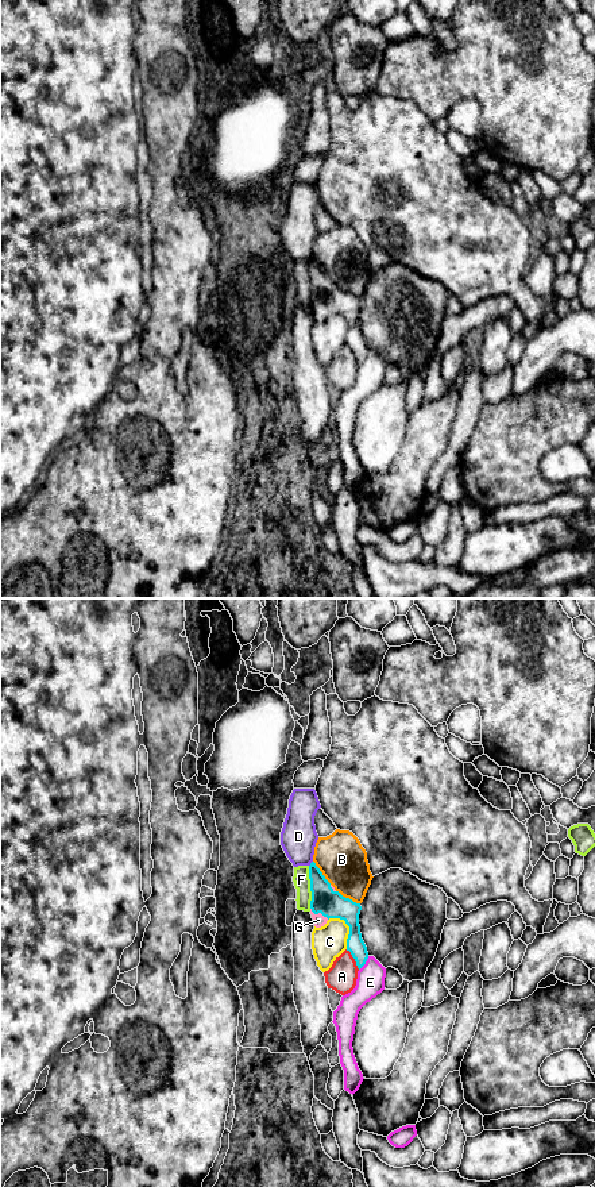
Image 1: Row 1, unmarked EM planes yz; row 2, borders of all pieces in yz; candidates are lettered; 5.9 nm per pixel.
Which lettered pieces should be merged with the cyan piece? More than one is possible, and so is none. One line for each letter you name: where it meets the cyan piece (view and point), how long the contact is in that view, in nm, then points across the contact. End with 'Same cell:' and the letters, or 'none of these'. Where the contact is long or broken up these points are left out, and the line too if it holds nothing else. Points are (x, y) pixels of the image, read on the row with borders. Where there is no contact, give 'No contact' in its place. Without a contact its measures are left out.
G: Touches cyan at yz (319, 912). Shared border 130 nm
Same cell: G

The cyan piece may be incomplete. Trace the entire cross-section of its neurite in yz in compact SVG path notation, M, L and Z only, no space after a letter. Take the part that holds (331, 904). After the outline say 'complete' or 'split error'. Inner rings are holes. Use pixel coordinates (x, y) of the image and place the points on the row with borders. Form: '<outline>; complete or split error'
M314 862L309 866L309 879L312 891L310 914L314 926L324 926L329 918L344 920L349 926L347 951L351 952L360 970L368 959L367 947L362 939L359 925L360 903L356 903L336 891Z; split error

